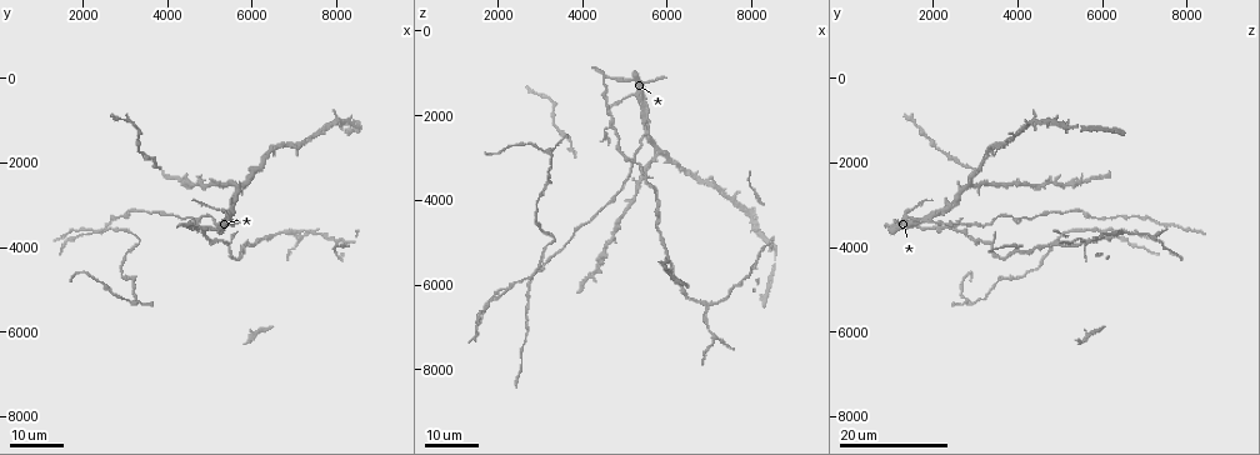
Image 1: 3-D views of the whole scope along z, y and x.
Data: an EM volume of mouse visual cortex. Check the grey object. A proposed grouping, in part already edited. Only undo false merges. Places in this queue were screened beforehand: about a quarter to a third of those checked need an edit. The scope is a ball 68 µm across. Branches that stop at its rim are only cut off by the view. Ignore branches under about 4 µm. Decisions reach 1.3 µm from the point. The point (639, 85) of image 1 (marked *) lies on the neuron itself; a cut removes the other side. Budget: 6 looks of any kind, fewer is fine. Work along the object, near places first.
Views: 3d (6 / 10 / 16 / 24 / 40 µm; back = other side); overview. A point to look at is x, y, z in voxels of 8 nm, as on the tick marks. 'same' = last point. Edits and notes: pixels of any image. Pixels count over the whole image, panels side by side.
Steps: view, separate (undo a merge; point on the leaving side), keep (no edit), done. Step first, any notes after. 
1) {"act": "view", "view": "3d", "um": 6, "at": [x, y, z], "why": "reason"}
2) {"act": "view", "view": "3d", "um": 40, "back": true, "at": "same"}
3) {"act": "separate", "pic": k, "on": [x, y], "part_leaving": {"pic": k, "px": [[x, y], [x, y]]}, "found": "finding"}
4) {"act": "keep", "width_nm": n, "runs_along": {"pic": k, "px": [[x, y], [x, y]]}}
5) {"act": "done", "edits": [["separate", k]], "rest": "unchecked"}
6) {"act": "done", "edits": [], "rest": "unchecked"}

{"act": "view", "view": "3d", "um": 24, "at": [4050, 3300, 4600], "why": "calibre changes"}

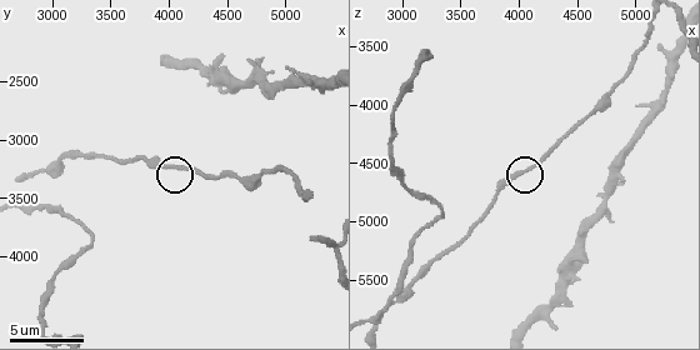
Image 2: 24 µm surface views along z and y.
{"act": "view", "view": "3d", "um": 6, "at": [4020, 3220, 4580]}

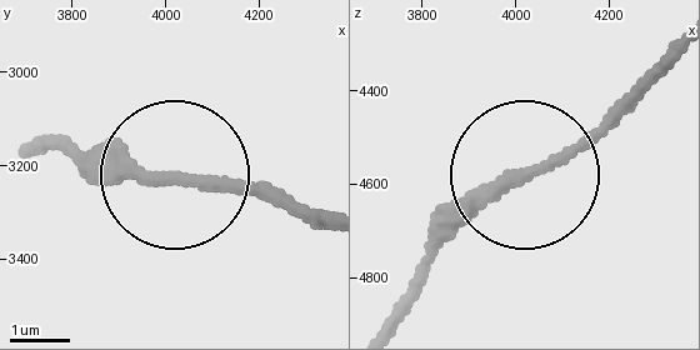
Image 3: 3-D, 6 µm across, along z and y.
{"act": "keep", "width_nm": 210, "found": "all the same neuron"}

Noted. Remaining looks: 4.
{"act": "view", "view": "3d", "um": 16, "at": [2250, 3600, 6050]}

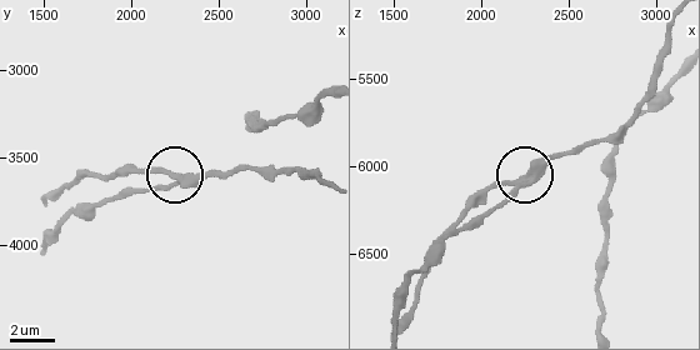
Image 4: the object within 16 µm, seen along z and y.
{"act": "view", "view": "3d", "um": 6, "at": [2240, 3620, 6080], "why": "zoom in"}

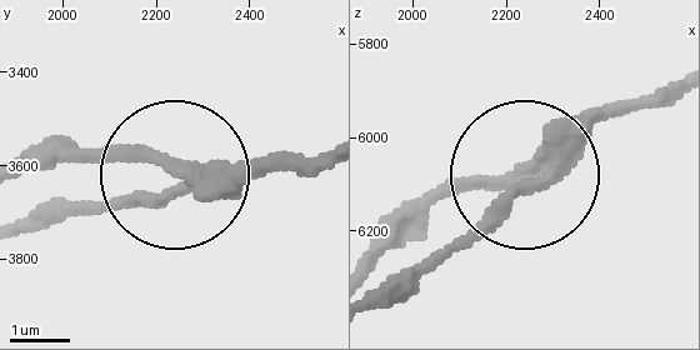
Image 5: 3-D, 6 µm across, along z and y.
{"act": "keep", "width_nm": 290, "runs_along": {"pic": 5, "px": [[675, 84], [571, 123], [396, 298]]}, "found": "one neuron here"}

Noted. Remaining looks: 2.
{"act": "view", "view": "3d", "um": 10, "at": [2760, 3300, 5900], "why": "arms part here"}

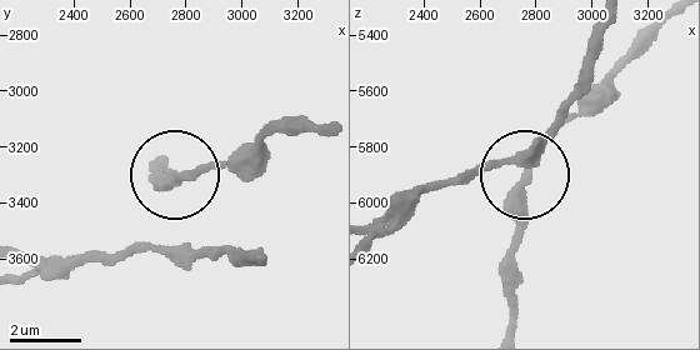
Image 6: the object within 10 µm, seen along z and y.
{"act": "keep", "arms": 3, "runs_along": {"pic": 6, "px": [[666, 24], [526, 176], [514, 290]]}, "found": "continuous, no second neuron"}

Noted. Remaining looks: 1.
{"act": "done", "edits": [], "rest": "unchecked"}

